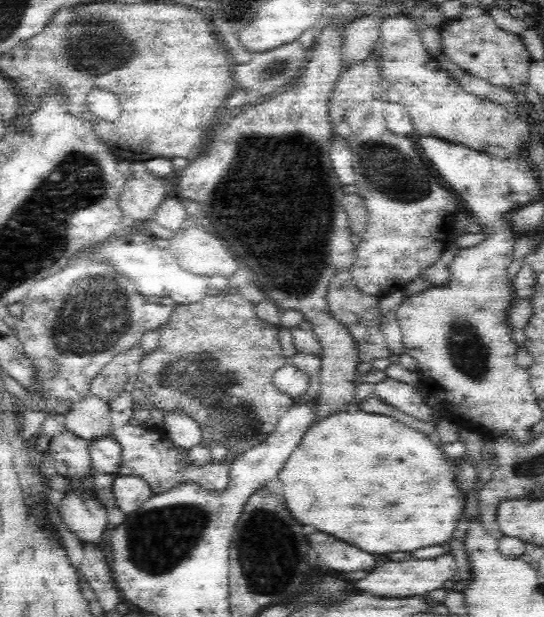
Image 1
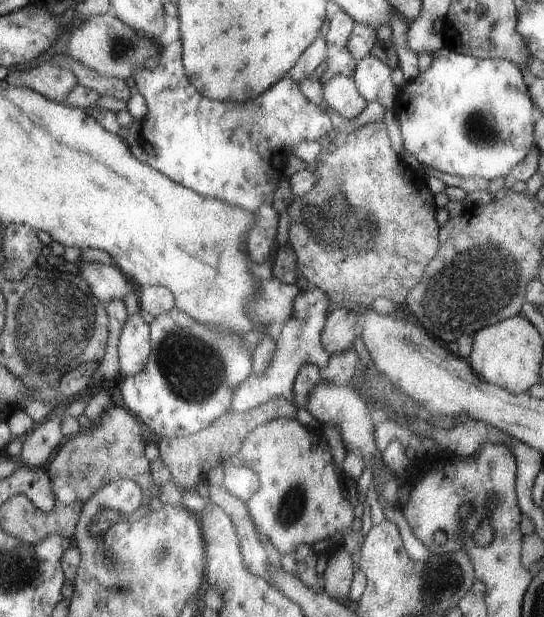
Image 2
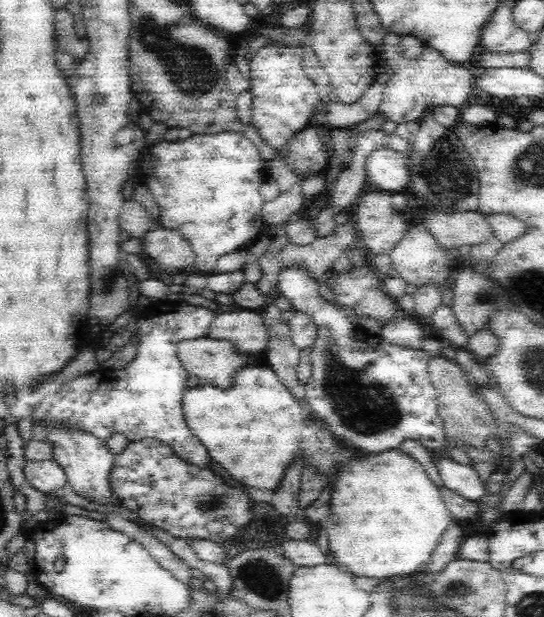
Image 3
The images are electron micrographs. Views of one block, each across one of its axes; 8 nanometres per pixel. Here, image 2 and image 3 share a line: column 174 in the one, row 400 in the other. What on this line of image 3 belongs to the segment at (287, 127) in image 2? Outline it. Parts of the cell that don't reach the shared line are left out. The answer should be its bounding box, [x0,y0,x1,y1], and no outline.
[31,303,214,469]

